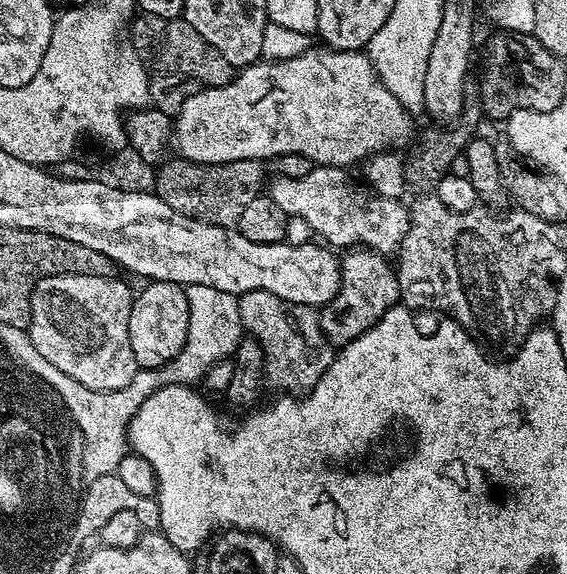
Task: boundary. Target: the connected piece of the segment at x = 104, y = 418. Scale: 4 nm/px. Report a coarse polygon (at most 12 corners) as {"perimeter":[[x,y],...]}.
{"perimeter":[[37,350],[28,374],[52,387],[84,437],[85,483],[117,471],[128,424],[160,368],[92,391]]}

